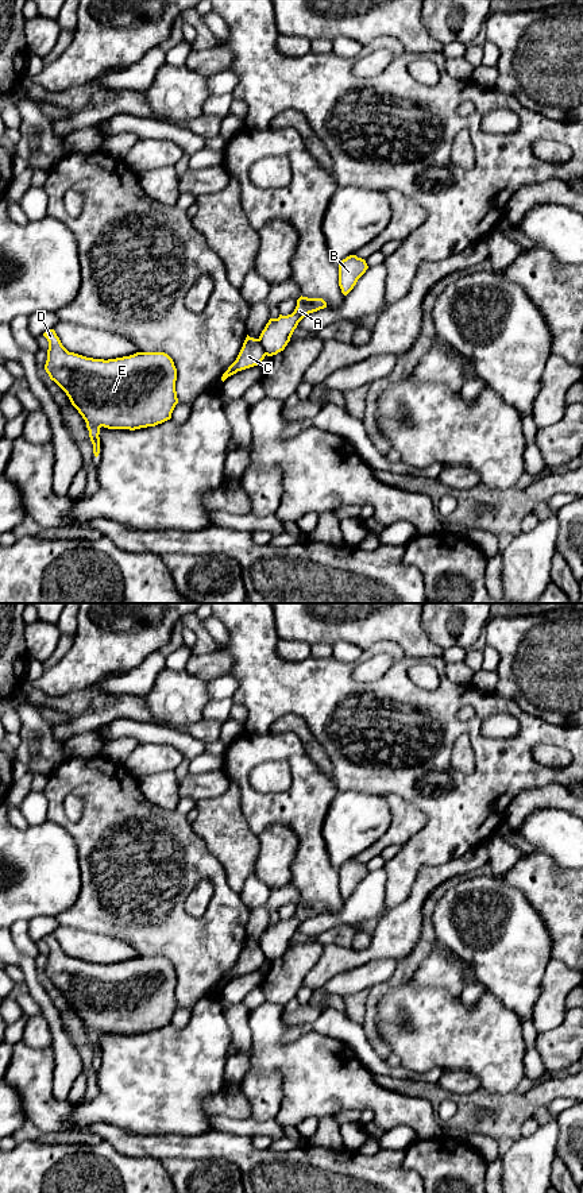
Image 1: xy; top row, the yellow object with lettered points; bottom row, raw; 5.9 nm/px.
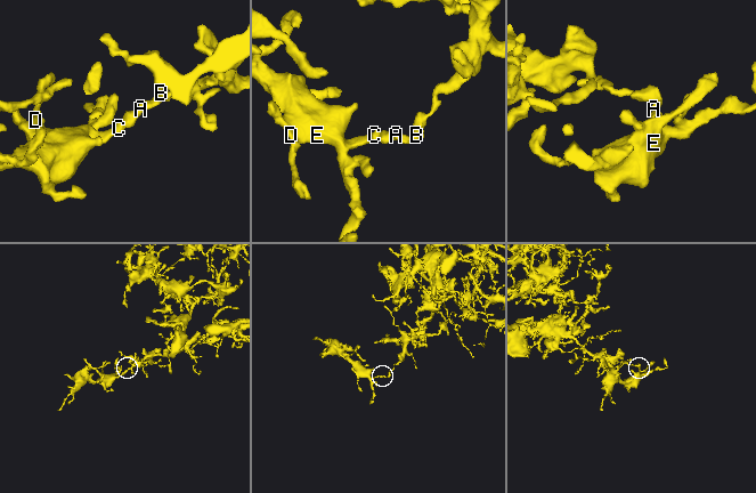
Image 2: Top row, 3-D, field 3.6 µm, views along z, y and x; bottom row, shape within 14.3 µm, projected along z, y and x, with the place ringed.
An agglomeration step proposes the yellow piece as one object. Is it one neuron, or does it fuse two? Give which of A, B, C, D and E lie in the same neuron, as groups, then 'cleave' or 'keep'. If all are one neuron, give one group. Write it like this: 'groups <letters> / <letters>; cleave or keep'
groups A B / C D E; cleave

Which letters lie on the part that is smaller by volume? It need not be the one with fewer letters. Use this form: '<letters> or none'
C, D, E

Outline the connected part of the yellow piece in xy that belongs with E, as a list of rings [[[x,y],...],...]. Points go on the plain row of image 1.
[[[54,934],[43,938],[49,946],[45,974],[69,1001],[72,1009],[86,1027],[93,1058],[100,1058],[100,1032],[140,1034],[155,1031],[171,1023],[178,1008],[175,985],[177,973],[165,957],[136,957],[116,964],[93,964],[69,957]]]

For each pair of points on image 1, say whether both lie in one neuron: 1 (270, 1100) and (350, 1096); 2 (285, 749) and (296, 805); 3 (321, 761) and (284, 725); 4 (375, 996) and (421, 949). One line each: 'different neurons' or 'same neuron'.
1: different neurons
2: same neuron
3: same neuron
4: same neuron

